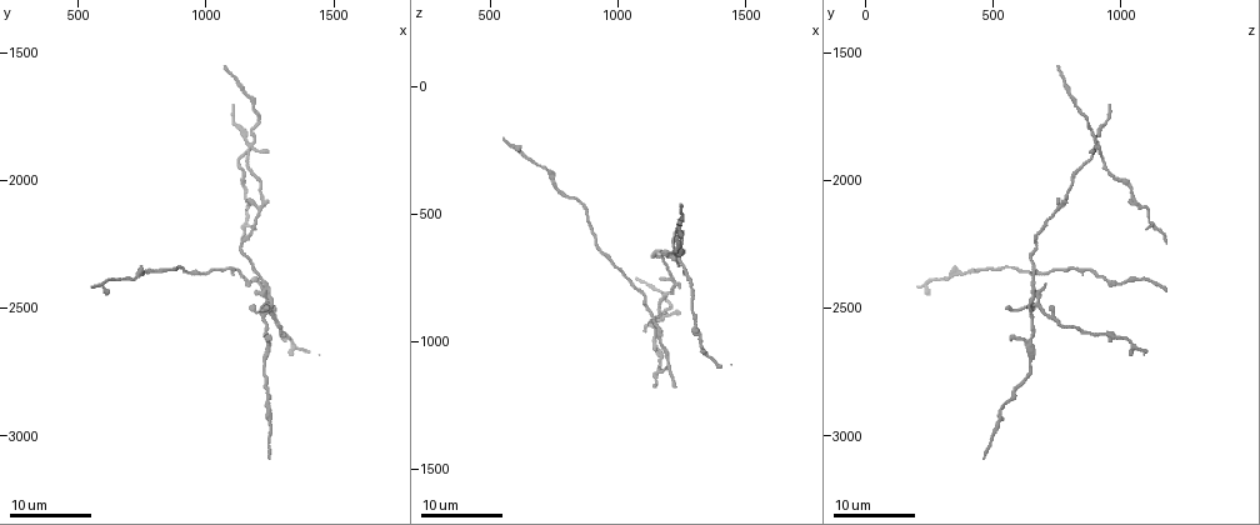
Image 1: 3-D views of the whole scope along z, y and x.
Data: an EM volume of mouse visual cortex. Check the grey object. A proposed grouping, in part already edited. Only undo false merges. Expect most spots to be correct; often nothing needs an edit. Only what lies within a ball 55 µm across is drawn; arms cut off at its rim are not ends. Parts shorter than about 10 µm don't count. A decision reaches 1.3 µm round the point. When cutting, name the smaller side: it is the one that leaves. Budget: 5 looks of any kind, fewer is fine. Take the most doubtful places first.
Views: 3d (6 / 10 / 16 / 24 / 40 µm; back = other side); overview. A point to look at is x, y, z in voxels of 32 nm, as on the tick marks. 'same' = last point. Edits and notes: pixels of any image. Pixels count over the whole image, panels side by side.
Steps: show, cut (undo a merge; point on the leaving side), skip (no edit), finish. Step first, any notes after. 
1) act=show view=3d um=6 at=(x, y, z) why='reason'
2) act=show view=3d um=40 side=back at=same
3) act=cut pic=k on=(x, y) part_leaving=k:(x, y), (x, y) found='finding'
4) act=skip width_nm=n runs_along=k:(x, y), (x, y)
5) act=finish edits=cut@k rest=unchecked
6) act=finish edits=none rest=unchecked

act=show view=3d um=16 at=(1180, 1880, 920) why='four or more arms meet'

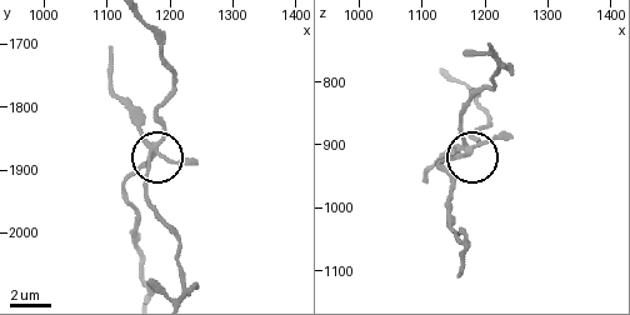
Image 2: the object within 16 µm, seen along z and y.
act=show view=3d um=6 at=(1175, 1875, 910) why='closer look'

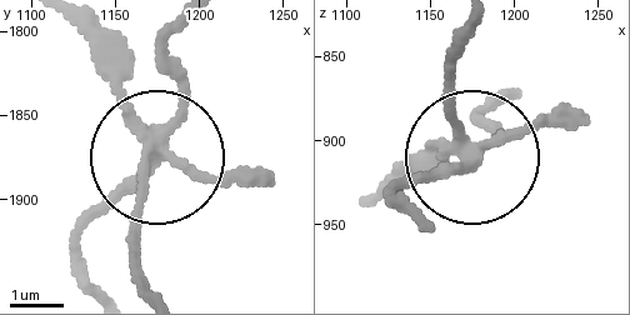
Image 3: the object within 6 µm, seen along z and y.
act=cut pic=3 on=(105, 199) arms=5 found='a second neuron is stuck on'

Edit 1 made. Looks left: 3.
act=show view=3d um=16 at=(1210, 2130, 740) why='three-way junction'

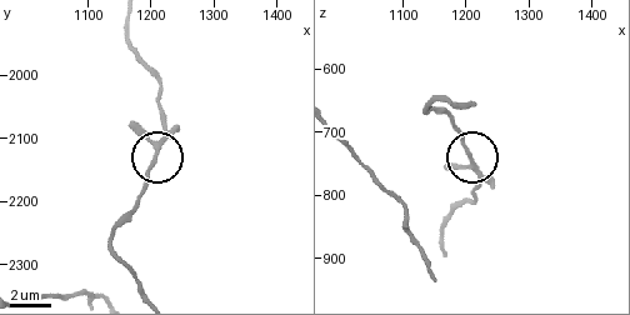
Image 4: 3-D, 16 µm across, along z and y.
act=show view=3d um=10 at=(1205, 2135, 740)

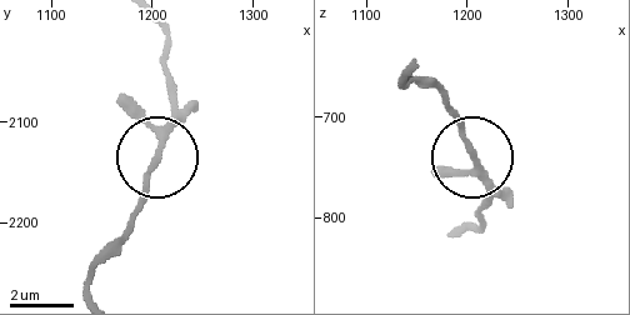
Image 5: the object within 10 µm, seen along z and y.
act=skip runs_along=5:(109, 246), (133, 216), (159, 144), (191, 106) found='continuous, no second neuron'

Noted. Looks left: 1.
act=finish edits=cut@3 rest=unchecked

